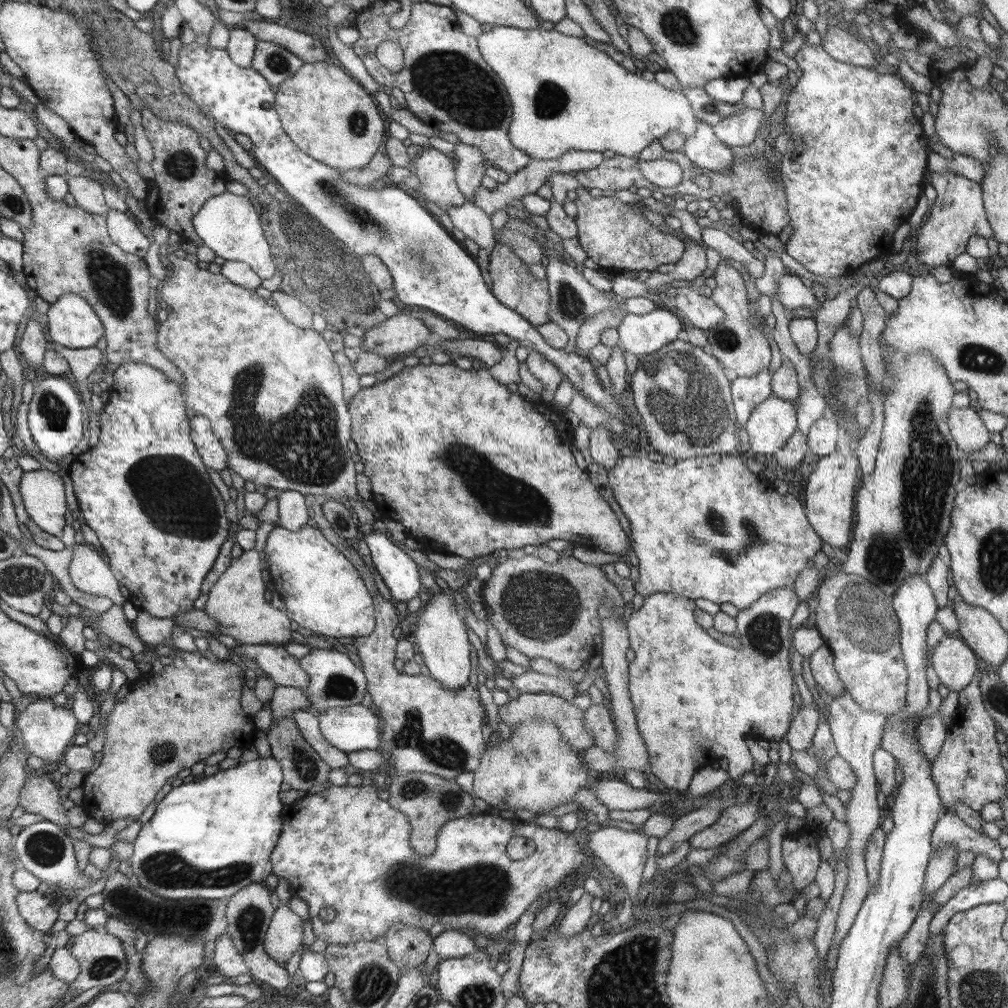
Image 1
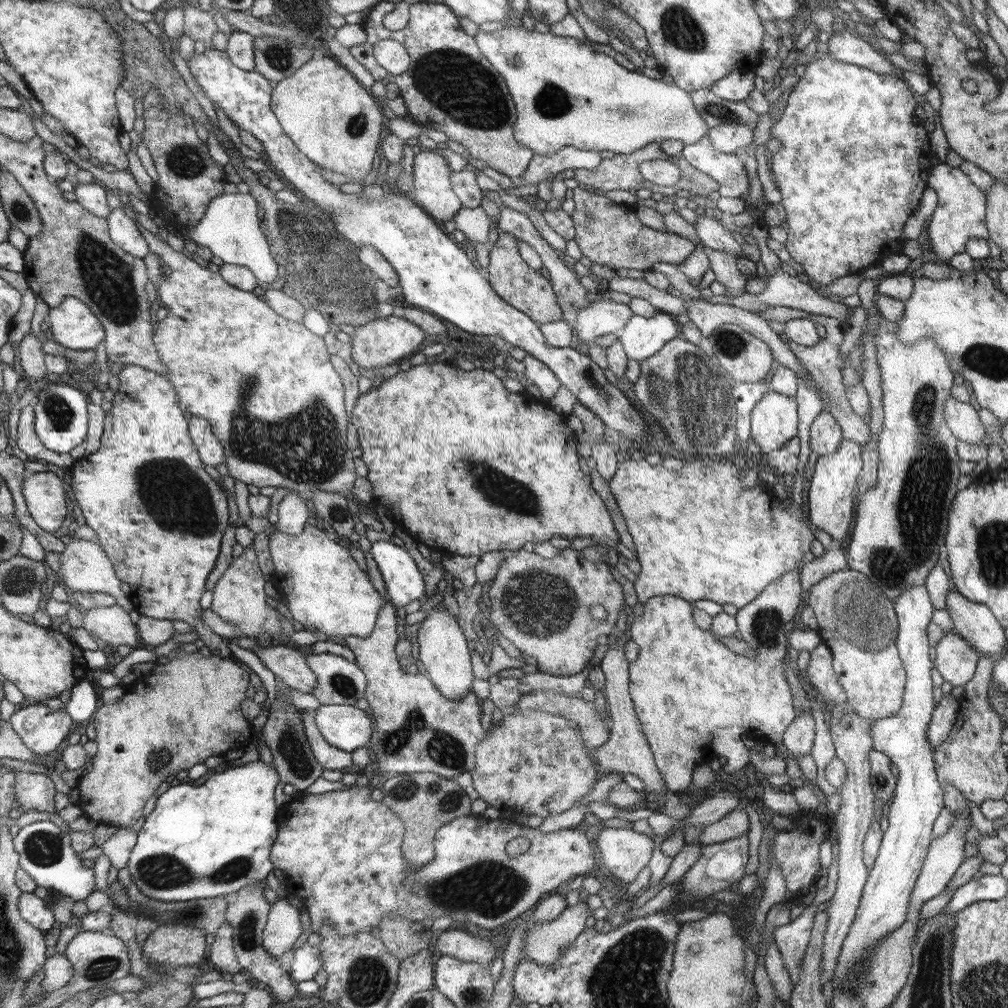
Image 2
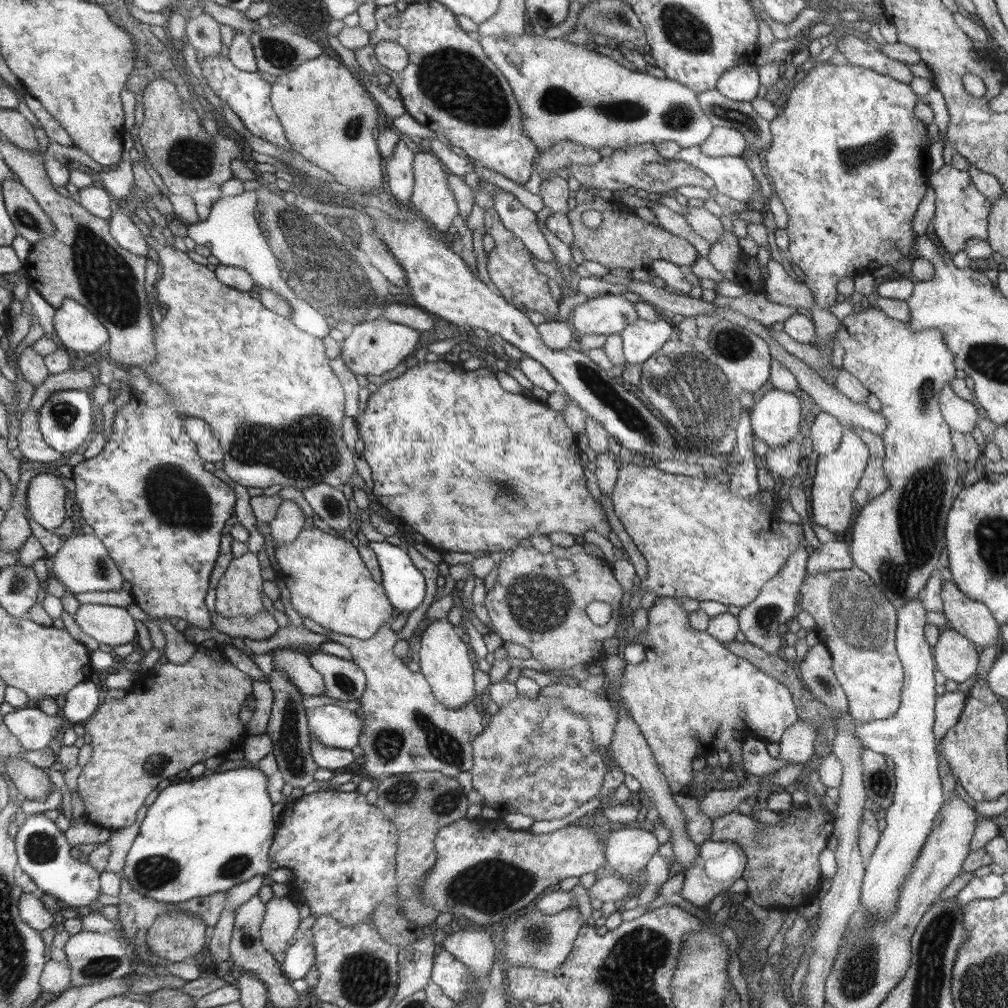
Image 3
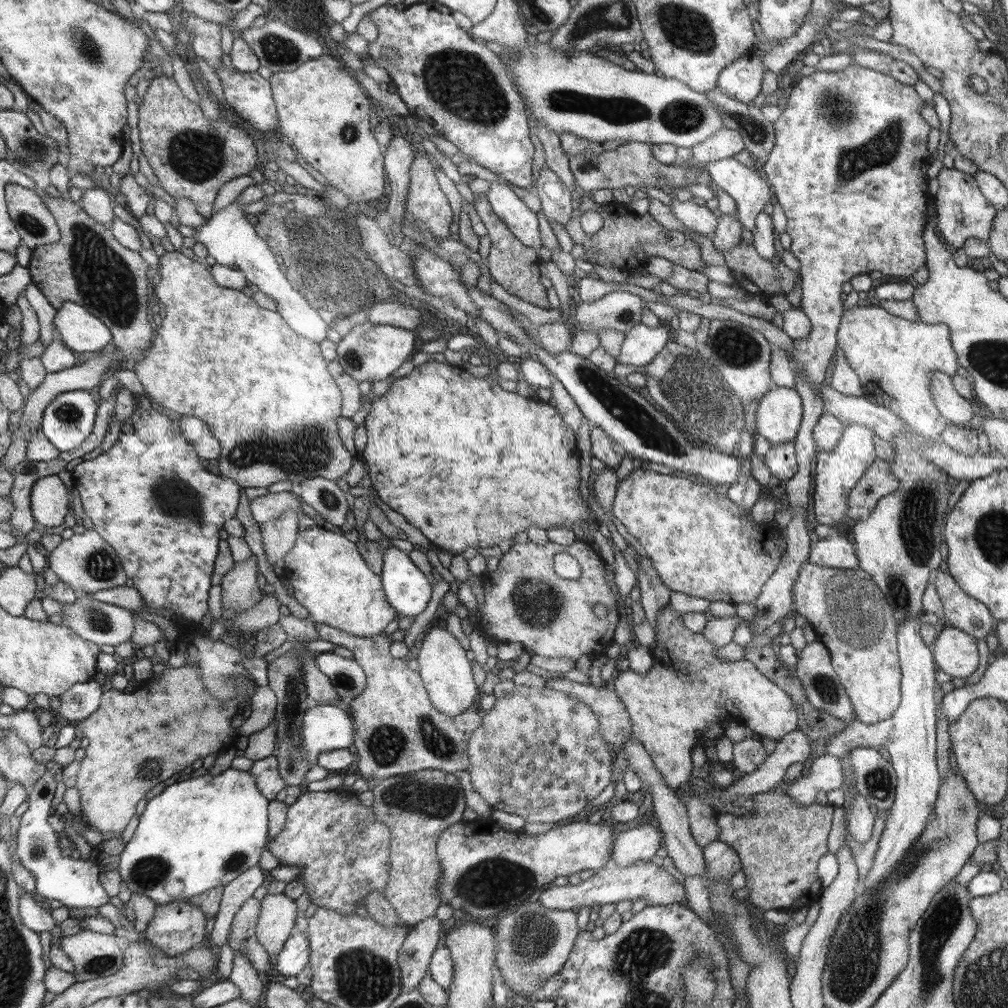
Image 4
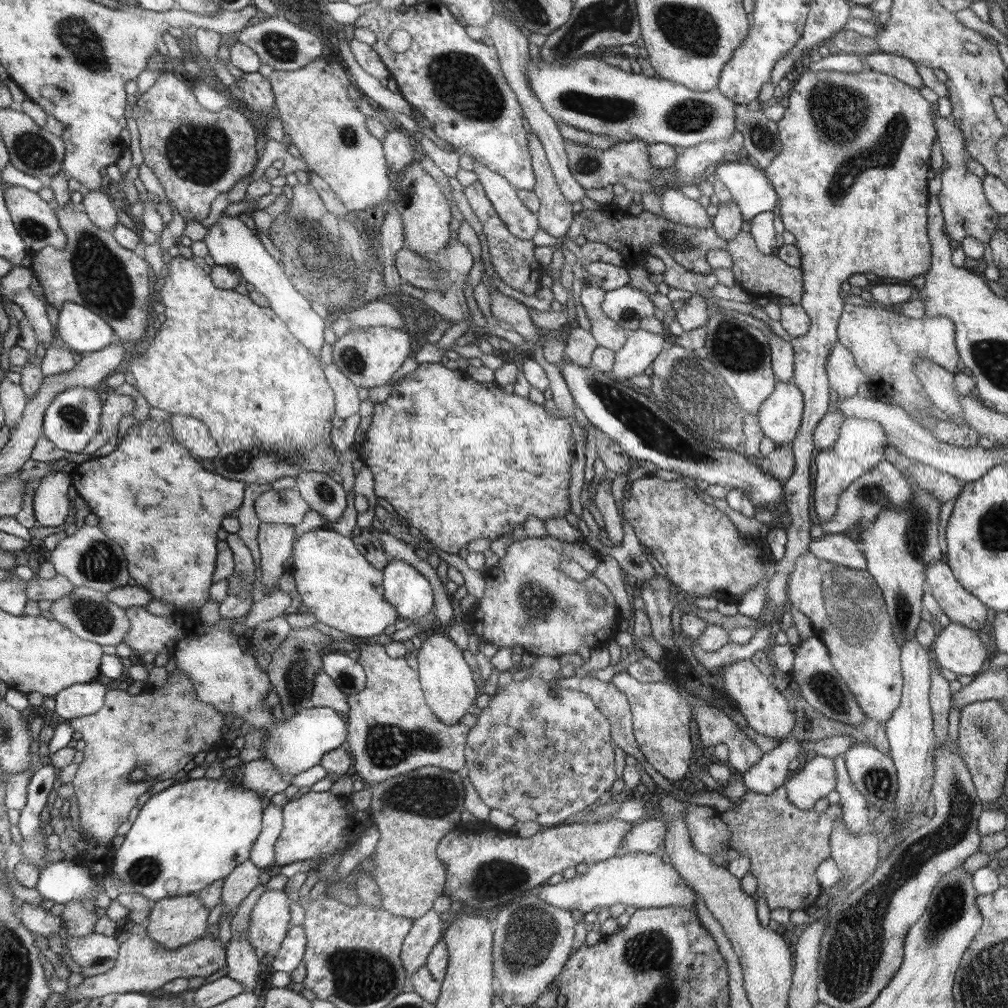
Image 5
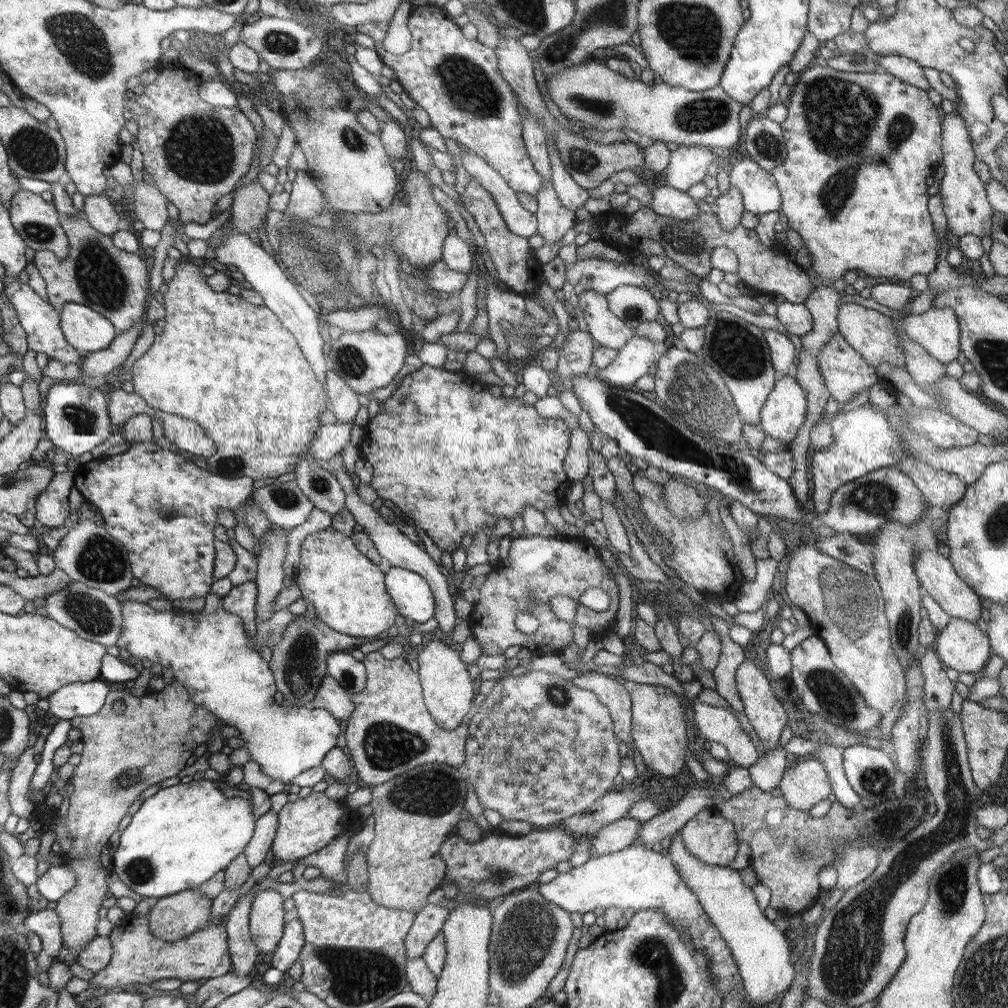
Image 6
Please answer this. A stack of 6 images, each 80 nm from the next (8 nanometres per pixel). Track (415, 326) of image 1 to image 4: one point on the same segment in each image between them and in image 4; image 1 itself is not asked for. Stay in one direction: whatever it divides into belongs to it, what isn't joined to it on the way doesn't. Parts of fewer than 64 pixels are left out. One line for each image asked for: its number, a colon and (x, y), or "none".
2: (383, 341)
3: (374, 346)
4: (370, 351)

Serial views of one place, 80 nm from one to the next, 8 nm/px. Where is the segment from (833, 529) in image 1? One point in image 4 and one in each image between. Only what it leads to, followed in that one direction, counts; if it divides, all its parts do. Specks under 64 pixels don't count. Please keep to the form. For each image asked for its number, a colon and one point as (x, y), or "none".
2: (830, 498)
3: (836, 476)
4: (836, 473)

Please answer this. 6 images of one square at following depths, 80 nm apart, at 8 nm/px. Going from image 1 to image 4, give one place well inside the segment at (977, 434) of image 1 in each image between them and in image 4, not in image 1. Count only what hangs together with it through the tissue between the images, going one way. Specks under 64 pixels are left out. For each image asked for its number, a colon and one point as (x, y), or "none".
2: (962, 420)
3: (960, 415)
4: (950, 404)

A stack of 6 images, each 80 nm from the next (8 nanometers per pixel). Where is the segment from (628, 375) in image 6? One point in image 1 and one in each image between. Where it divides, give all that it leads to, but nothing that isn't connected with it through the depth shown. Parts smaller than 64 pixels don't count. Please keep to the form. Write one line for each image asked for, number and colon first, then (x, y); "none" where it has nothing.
1: (642, 334)
2: (641, 337)
3: (641, 339)
4: (640, 345)
5: (640, 348)

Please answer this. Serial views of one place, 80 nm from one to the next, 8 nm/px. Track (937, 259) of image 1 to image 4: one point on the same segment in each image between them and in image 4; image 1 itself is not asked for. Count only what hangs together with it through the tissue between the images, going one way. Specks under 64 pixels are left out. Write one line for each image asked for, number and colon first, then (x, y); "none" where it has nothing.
2: (959, 215)
3: (961, 211)
4: (962, 212)

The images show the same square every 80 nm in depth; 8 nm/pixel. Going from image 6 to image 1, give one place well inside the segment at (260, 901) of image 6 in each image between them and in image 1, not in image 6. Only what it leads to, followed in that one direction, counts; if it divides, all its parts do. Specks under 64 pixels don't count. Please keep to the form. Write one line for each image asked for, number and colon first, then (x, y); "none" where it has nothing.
1: (284, 934)
2: (282, 927)
3: (280, 919)
4: (276, 918)
5: (269, 920)

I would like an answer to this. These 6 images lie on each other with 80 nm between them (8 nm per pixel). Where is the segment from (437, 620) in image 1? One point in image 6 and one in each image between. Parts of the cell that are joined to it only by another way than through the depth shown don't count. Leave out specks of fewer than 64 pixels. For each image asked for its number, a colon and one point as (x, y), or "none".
2: (443, 651)
3: (443, 660)
4: (446, 673)
5: (447, 682)
6: (447, 690)

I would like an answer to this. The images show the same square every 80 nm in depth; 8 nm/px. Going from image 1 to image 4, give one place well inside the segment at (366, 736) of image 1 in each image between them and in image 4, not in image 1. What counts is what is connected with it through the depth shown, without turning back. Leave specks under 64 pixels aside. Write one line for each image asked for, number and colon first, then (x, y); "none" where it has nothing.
2: (344, 727)
3: (334, 726)
4: (325, 727)

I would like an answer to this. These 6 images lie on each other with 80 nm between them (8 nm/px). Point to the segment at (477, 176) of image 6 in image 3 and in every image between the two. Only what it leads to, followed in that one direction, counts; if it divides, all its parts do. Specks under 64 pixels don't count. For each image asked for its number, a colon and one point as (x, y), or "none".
3: (515, 215)
4: (522, 222)
5: (521, 222)

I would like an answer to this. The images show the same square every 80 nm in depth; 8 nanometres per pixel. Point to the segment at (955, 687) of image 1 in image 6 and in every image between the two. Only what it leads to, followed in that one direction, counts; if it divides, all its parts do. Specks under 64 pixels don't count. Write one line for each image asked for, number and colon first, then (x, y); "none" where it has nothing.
2: (954, 659)
3: (956, 657)
4: (954, 651)
5: (956, 648)
6: (960, 645)

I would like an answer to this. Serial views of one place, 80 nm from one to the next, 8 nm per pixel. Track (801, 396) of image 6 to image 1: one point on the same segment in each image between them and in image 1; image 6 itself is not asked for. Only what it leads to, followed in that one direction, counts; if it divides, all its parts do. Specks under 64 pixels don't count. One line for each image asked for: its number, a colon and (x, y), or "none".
1: (768, 427)
2: (773, 421)
3: (775, 418)
4: (779, 412)
5: (779, 416)

